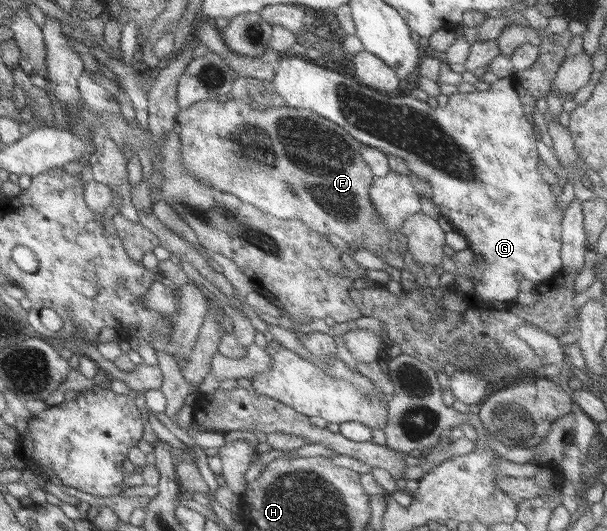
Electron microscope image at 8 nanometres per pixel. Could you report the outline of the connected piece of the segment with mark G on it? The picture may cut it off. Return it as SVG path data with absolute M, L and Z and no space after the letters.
M282 55L274 69L274 79L270 82L288 108L308 109L336 123L361 144L404 159L412 175L430 183L430 199L440 208L441 215L452 221L457 232L467 241L467 247L474 253L477 263L483 267L482 275L474 282L473 289L482 301L513 303L519 291L516 273L521 272L523 279L537 285L561 271L564 210L558 209L557 194L552 193L550 185L538 171L538 160L541 159L536 149L536 135L533 125L523 113L512 76L496 79L488 90L454 92L449 95L444 108L432 109L427 102L410 95L370 89L352 79L351 75L319 67L305 57Z

